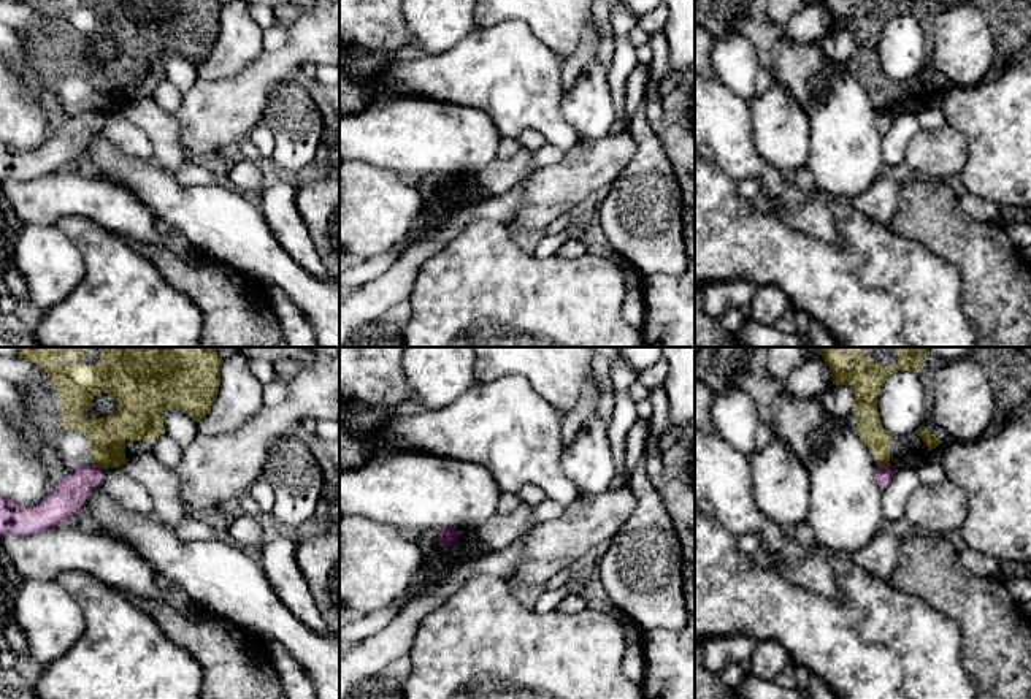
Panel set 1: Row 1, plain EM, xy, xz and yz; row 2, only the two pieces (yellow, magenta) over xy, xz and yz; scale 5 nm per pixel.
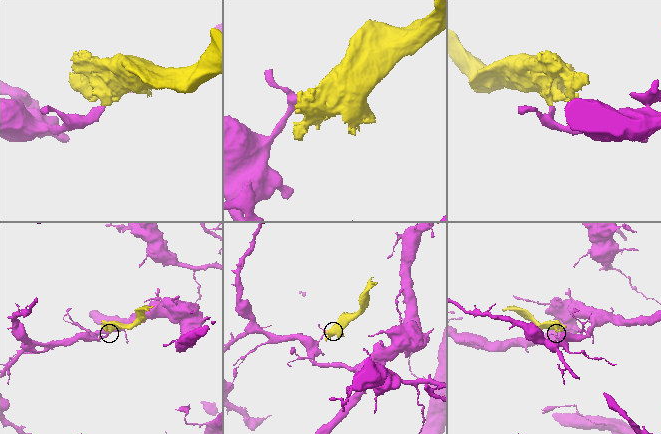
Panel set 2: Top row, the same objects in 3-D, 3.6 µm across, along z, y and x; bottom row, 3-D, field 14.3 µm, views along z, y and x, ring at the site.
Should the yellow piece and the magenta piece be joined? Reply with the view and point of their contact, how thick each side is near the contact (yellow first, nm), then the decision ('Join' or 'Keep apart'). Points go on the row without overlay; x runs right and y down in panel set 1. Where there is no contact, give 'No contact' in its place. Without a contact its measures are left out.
Touches yellow at yz (884, 110). Thickness 130 nm (yellow) against 90 nm. Keep apart

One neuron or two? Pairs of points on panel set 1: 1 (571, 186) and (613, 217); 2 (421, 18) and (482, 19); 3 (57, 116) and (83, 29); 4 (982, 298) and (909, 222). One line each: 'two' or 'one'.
1: two
2: two
3: two
4: one

